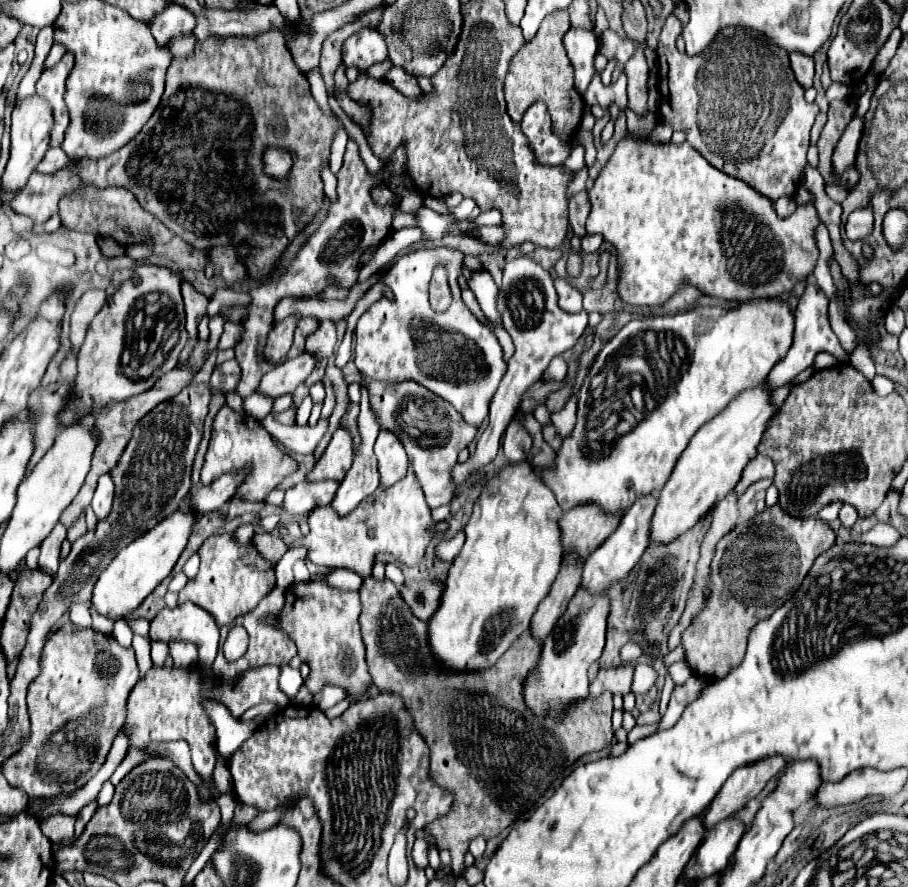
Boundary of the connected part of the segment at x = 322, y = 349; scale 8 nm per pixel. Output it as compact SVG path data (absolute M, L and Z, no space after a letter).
M321 322L317 332L313 332L313 336L307 338L307 350L309 352L315 352L321 358L329 358L335 350L335 344L337 344L337 334L331 334L329 332L329 324L327 322Z

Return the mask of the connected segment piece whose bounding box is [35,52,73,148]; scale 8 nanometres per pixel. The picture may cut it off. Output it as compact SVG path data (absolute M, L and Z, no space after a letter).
M67 52L53 68L45 70L41 74L41 78L35 84L37 94L47 100L47 104L53 110L53 130L51 130L51 138L49 138L49 146L61 146L63 142L63 134L65 128L69 124L69 114L67 114L67 106L63 102L63 92L65 92L65 78L73 68L73 54Z

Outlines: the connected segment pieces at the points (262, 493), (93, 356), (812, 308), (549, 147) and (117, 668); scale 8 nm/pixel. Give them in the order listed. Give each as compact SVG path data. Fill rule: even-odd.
M227 404L217 412L213 422L213 434L209 442L209 450L205 456L205 464L201 470L201 482L211 484L217 480L217 476L223 476L225 472L245 472L245 480L237 488L237 496L245 498L247 502L263 502L267 494L289 474L293 474L299 468L297 460L277 446L277 442L261 428L259 420L253 416L247 416L243 412L231 410Z
M139 264L135 266L133 270L137 270L137 282L133 278L125 280L111 298L107 298L107 304L97 312L97 316L93 318L89 330L87 330L87 338L83 342L83 346L79 348L77 352L77 376L73 380L73 392L69 392L69 396L65 396L65 404L59 412L59 428L65 428L65 422L63 422L63 414L71 412L73 414L73 420L93 420L95 412L99 412L101 408L105 408L105 404L109 402L121 402L121 400L127 400L131 396L137 396L145 390L149 390L153 386L153 382L165 374L167 370L171 370L177 360L179 360L179 354L181 350L185 348L187 344L187 330L185 330L185 322L183 322L183 300L181 300L181 290L179 290L179 284L181 284L181 278L171 272L169 268L165 266L157 266L157 264ZM149 292L159 292L159 294L169 294L169 298L173 300L175 306L179 306L179 338L173 346L173 350L169 352L169 360L163 360L163 364L151 372L149 378L129 378L125 372L123 372L123 362L121 362L121 356L123 356L123 348L125 348L125 320L127 320L127 314L129 310L133 308L133 304L149 294Z
M809 280L803 296L799 298L797 310L795 310L795 336L793 336L793 344L791 344L787 356L781 358L779 364L775 364L773 370L769 372L769 376L767 376L765 384L763 384L765 390L773 392L773 390L789 384L789 382L791 382L793 378L797 378L807 366L813 364L813 358L815 358L817 352L829 352L834 355L839 362L843 362L843 360L849 358L847 350L841 346L839 338L835 336L835 332L833 332L831 326L829 326L828 306L829 298L825 296L825 292L817 286L815 280Z
M543 100L533 102L523 120L521 120L521 130L529 140L529 148L537 160L537 164L551 164L551 166L561 166L565 158L571 154L571 150L579 144L579 132L575 132L573 140L561 140L553 132L553 120L543 104Z
M69 620L63 628L49 634L41 654L41 674L33 680L33 684L29 684L29 750L41 748L55 732L65 732L69 728L93 728L93 734L87 734L87 744L97 748L99 762L103 764L113 738L125 722L125 704L137 680L139 668L133 648L123 648L115 638L93 628L81 630Z

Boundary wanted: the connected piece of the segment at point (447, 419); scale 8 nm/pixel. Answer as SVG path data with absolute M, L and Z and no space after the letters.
M365 376L361 378L367 382L369 402L377 408L377 416L381 416L381 428L389 428L389 432L393 432L405 446L429 508L449 504L453 498L453 464L457 464L459 452L475 438L477 428L467 424L449 402L433 396L433 392L413 380L385 384L367 380Z

